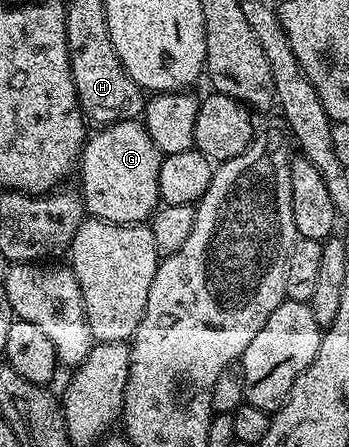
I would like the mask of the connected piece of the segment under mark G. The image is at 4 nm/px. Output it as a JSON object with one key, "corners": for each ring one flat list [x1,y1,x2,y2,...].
{"corners":[[141,121,111,122,99,130,102,130,99,134,91,133,86,139,86,145,82,147,80,197,85,213,89,217,115,222,121,226,145,223,160,205,158,188,163,155,159,154,156,144,152,144,152,138,148,136,146,127]]}

